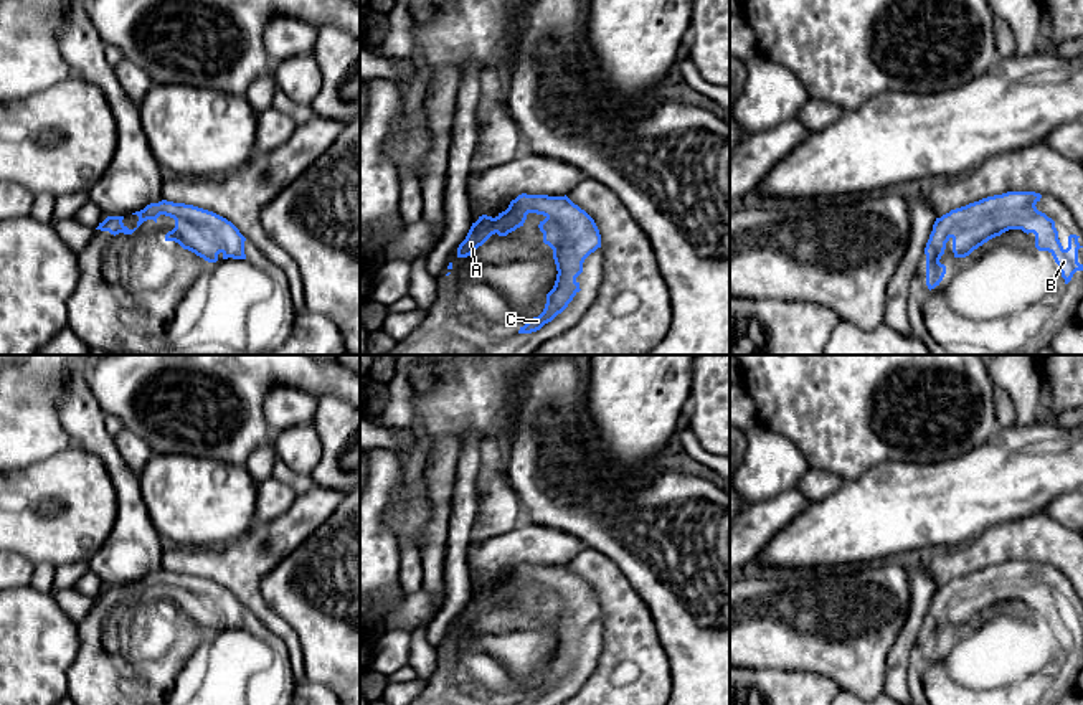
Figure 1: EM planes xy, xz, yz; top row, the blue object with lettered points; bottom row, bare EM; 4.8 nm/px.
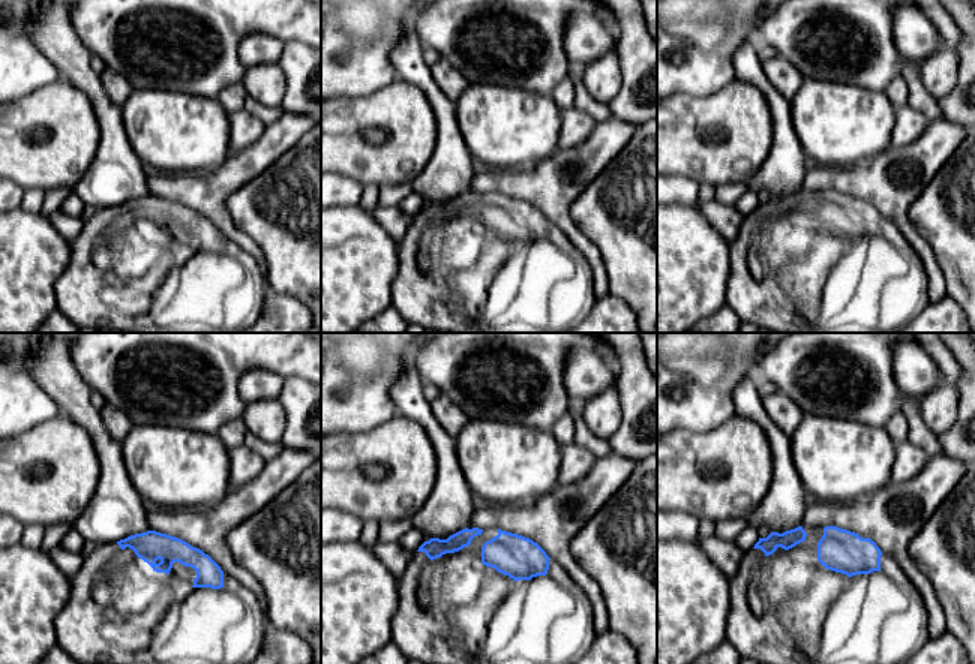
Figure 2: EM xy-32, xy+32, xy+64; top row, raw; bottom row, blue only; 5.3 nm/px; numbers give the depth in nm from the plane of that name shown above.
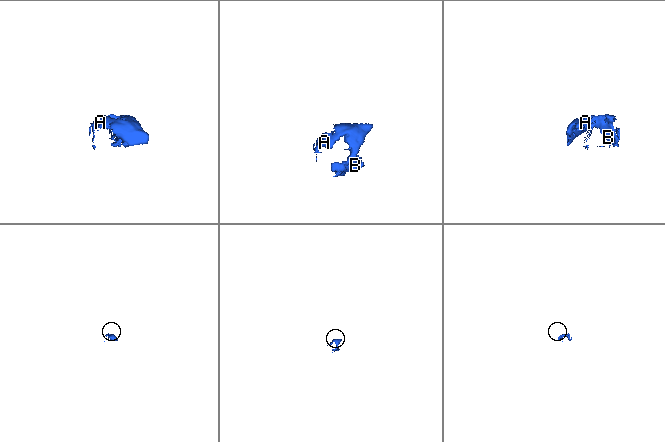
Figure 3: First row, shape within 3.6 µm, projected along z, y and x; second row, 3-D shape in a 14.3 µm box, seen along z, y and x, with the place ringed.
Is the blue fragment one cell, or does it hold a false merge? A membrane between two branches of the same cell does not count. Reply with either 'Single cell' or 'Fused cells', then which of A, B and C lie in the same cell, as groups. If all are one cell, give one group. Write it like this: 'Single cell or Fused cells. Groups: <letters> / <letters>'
Single cell. Groups: A B C

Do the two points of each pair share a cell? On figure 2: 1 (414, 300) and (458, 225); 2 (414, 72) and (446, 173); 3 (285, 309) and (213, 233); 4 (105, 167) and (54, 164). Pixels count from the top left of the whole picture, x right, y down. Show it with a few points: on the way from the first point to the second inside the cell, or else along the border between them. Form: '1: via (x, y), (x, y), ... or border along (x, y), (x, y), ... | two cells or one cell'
1: via (429, 282), (435, 272), (458, 249), (458, 243) | one cell
2: via (435, 98), (444, 110), (446, 147) | one cell
3: border along (269, 290), (258, 317) | two cells
4: border along (99, 131), (98, 150), (87, 171), (72, 189) | two cells

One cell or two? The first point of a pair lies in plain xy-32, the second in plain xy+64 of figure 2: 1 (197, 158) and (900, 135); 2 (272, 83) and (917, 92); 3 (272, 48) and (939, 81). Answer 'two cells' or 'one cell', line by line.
1: two cells
2: two cells
3: two cells

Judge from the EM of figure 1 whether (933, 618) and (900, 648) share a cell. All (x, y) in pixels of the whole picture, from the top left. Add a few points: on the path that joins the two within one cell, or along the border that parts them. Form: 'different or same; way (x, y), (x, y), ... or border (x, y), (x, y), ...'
different; border (935, 593), (907, 666)

